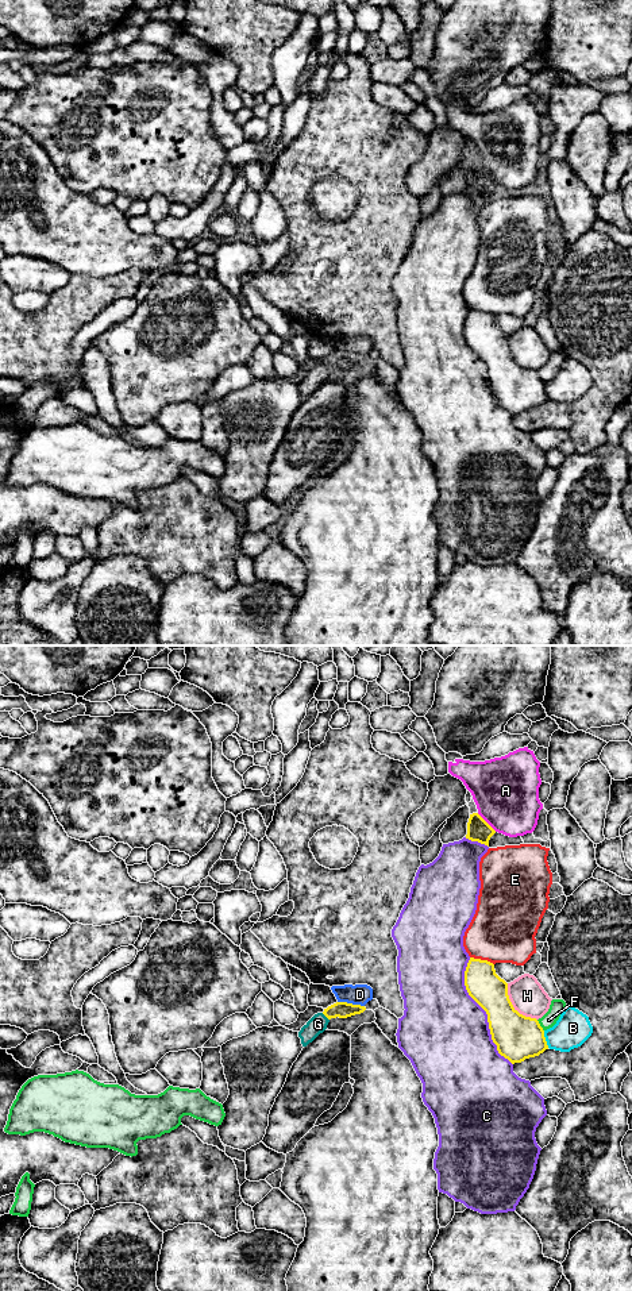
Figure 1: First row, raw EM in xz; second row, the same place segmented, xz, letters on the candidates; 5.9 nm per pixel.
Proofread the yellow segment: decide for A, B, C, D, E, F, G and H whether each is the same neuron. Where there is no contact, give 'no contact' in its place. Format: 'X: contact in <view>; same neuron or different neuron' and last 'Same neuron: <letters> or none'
A: contact in xz; different neuron
B: contact in xz; different neuron
C: contact in xz; different neuron
D: contact in xz; different neuron
E: contact in xz; different neuron
F: contact in xz; different neuron
G: contact in xz; same neuron
H: contact in xz; different neuron
Same neuron: G

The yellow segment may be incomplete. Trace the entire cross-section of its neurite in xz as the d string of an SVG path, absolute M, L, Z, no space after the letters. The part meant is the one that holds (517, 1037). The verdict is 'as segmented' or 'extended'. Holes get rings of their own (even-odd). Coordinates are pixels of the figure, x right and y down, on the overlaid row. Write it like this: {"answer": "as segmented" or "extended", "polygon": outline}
{"answer": "as segmented", "polygon": "M470 957L465 971L469 995L486 1011L493 1043L512 1064L539 1056L548 1049L536 1018L520 1014L508 995L508 983L488 960Z"}

